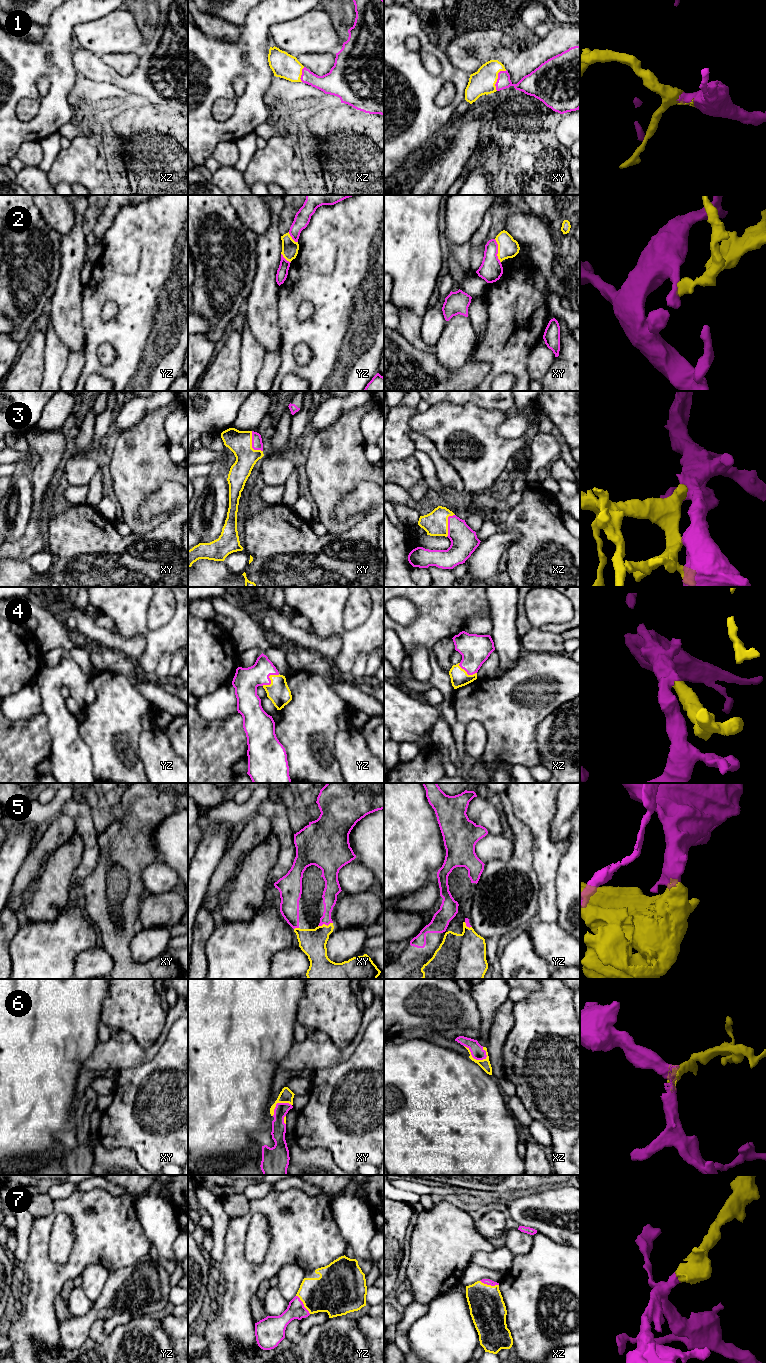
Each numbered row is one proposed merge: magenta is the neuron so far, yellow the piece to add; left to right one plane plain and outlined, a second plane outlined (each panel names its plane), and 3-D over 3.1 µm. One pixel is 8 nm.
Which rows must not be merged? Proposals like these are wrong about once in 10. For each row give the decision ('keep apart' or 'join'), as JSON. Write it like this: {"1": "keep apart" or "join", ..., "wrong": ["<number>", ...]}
{"1": "join", "2": "keep apart", "3": "join", "4": "join", "5": "join", "6": "join", "7": "join", "wrong": ["2"]}

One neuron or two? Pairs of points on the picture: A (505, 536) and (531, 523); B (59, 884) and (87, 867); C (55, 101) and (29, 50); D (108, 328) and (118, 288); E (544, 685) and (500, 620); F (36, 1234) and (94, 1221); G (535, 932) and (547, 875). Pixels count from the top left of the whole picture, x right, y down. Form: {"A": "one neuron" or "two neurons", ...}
{"A": "two neurons", "B": "two neurons", "C": "one neuron", "D": "one neuron", "E": "two neurons", "F": "one neuron", "G": "two neurons"}

